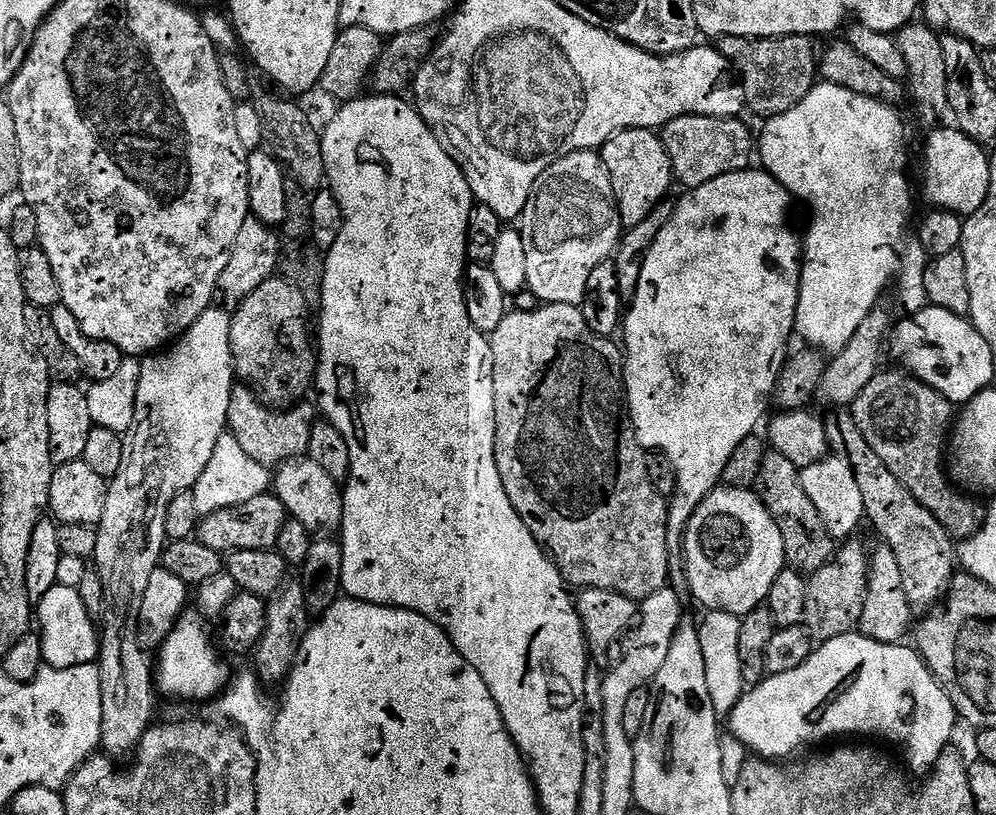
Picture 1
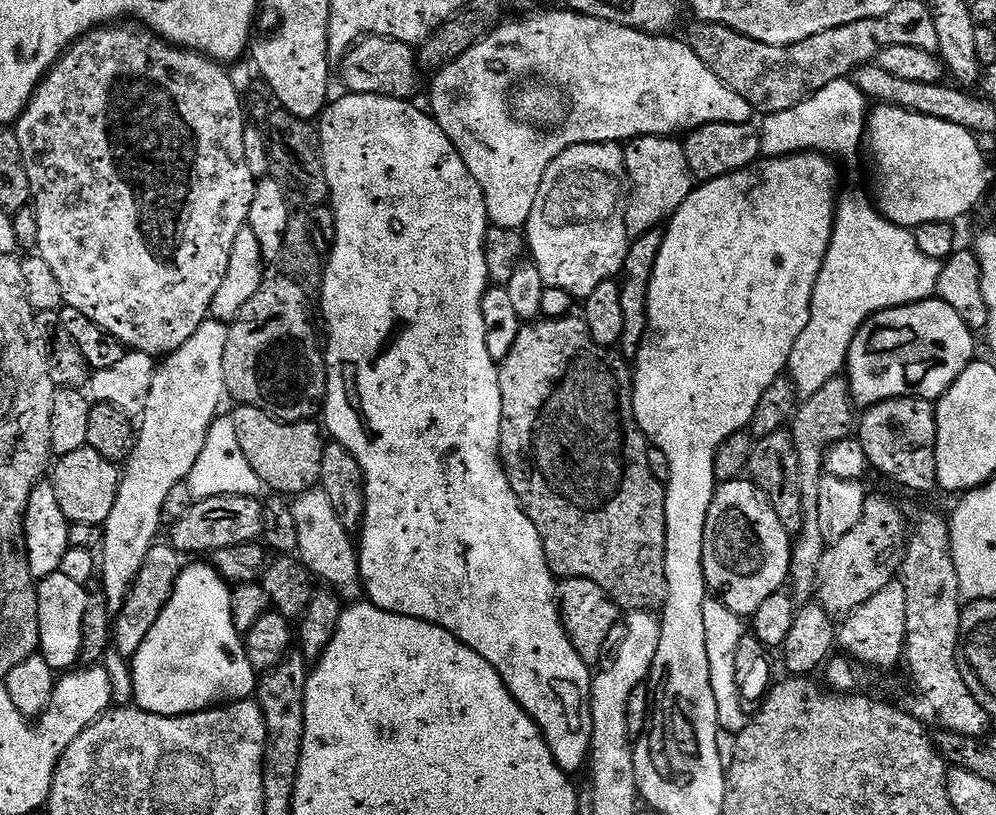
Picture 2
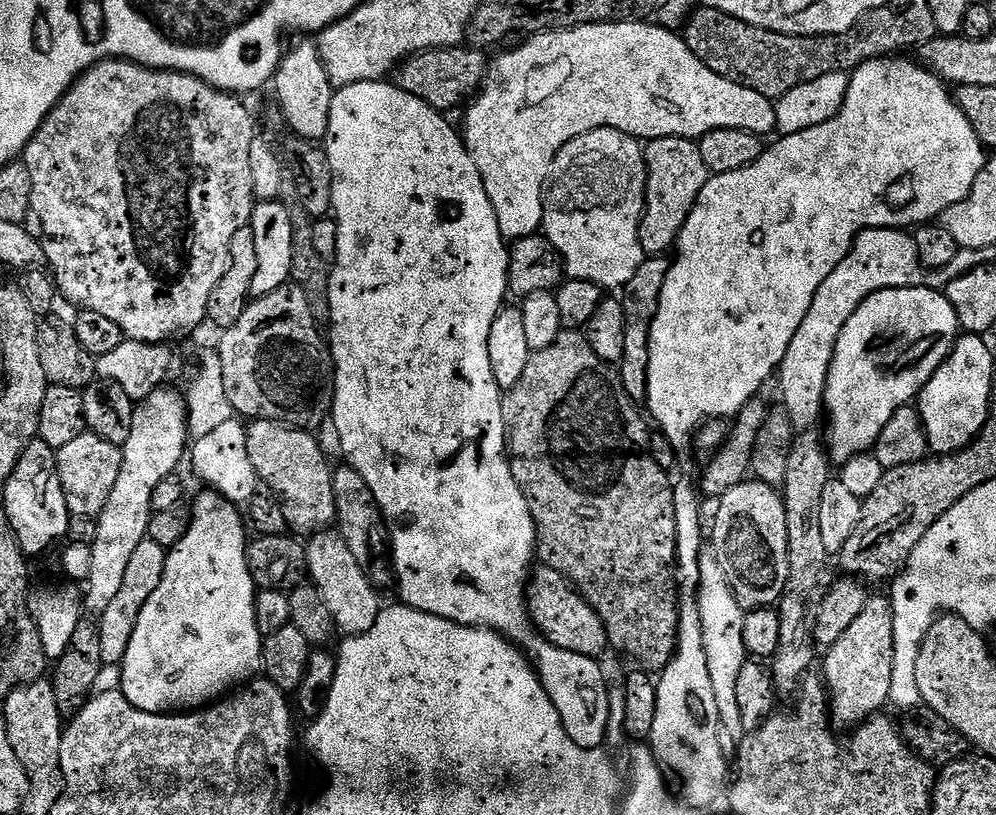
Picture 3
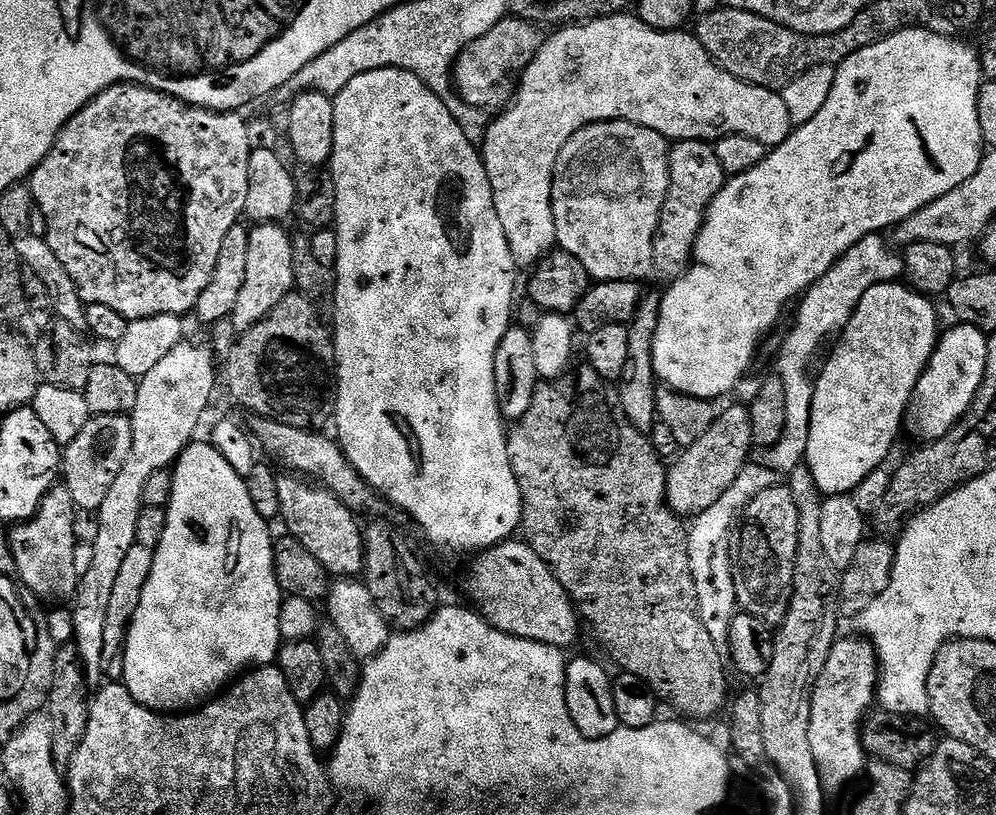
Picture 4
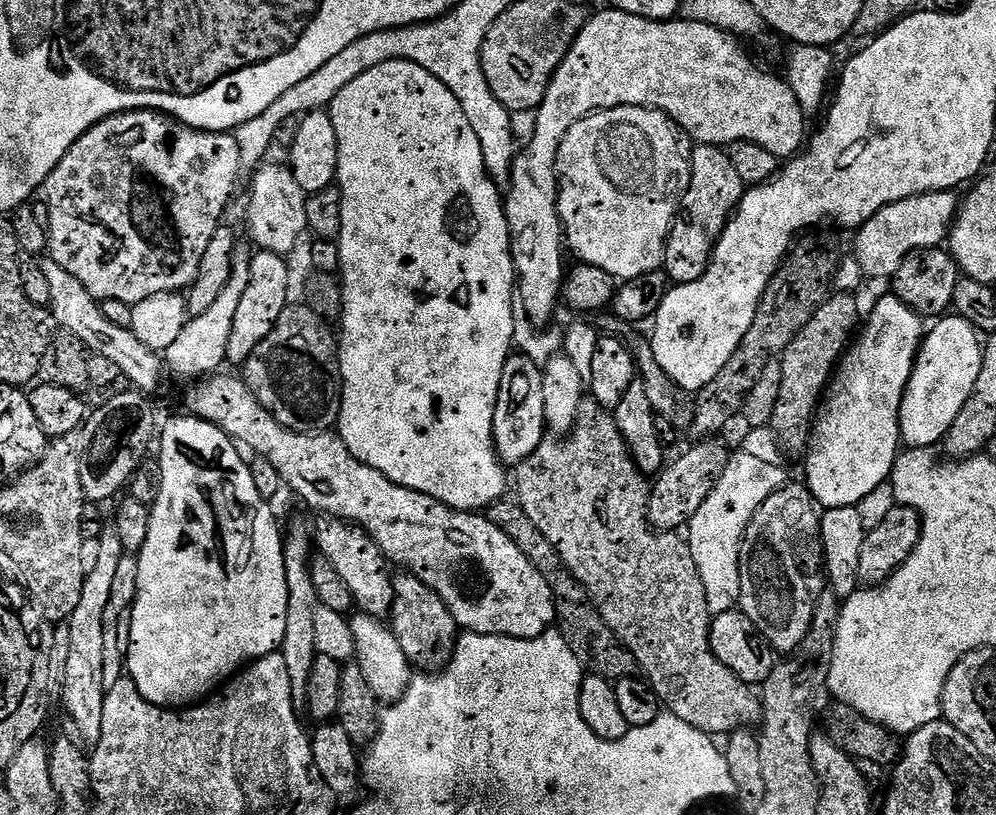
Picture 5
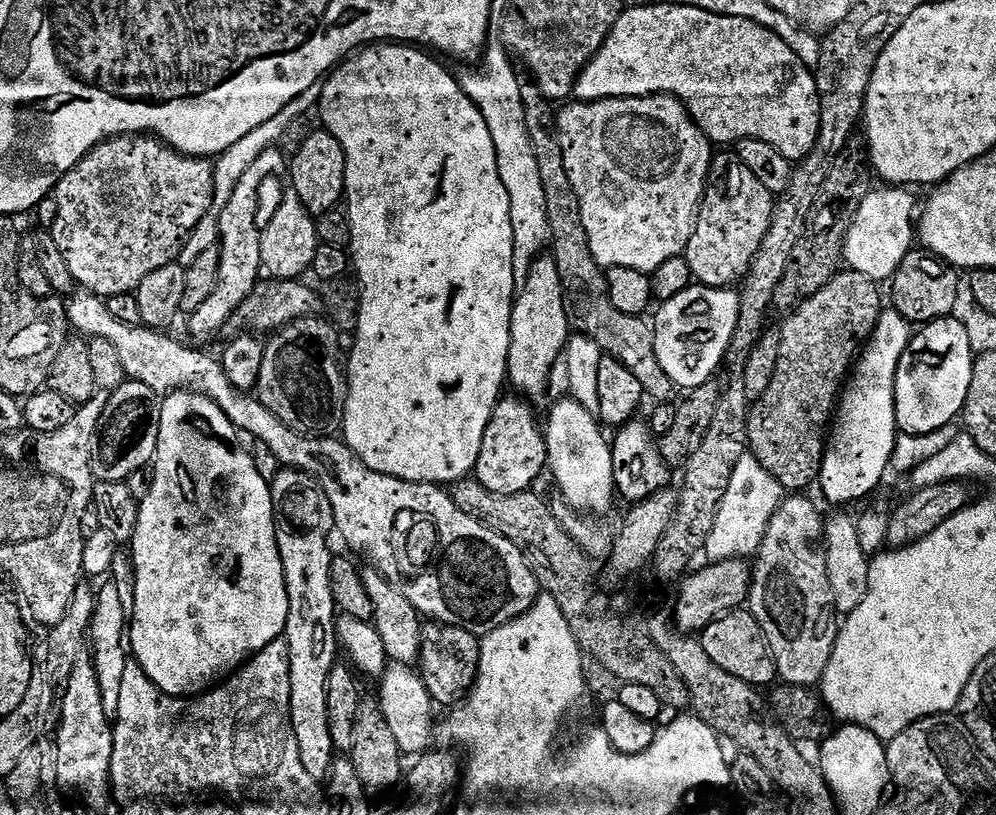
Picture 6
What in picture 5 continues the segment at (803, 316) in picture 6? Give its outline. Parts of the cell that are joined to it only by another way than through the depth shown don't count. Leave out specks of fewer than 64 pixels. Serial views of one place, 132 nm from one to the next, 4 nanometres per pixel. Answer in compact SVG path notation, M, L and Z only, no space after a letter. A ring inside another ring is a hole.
M833 294L820 305L820 309L802 326L802 330L790 342L780 360L782 366L782 394L774 408L771 427L780 439L785 453L803 453L810 443L818 409L828 391L828 385L841 363L842 357L853 343L862 320L860 304L852 294Z

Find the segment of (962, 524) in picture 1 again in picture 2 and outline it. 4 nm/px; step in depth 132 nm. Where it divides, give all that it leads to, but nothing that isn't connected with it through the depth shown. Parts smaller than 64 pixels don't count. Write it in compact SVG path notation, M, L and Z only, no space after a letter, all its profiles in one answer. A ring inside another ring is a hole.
M899 396L871 405L859 417L858 439L866 458L888 480L912 492L936 492L936 405L917 396Z

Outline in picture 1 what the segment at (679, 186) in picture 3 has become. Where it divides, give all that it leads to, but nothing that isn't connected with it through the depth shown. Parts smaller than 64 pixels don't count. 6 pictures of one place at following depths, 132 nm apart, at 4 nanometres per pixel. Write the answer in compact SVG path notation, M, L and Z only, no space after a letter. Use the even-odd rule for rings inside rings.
M627 128L624 132L615 132L602 149L604 165L610 174L610 182L614 186L616 195L616 209L620 211L620 222L625 229L638 226L654 206L658 206L664 200L669 199L668 191L674 188L674 177L670 158L666 154L666 146L661 142L659 135L651 128Z

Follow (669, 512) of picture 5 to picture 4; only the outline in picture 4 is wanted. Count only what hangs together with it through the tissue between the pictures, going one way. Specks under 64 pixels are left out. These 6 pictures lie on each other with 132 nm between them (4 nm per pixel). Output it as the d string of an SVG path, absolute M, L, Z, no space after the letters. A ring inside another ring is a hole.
M742 403L725 412L723 409L717 415L714 426L710 426L710 430L706 430L706 434L702 434L694 446L683 449L671 461L666 486L668 505L681 518L700 516L730 490L738 474L742 473L742 468L749 463L753 452L752 427L747 407Z

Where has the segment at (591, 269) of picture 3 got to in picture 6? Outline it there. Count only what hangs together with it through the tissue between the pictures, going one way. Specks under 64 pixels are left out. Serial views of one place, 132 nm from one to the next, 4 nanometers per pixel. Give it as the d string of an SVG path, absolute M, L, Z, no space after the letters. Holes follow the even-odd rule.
M627 96L613 100L572 102L564 107L558 112L562 154L566 154L566 170L570 174L571 184L574 185L574 194L578 194L578 202L582 206L582 222L586 226L586 238L590 238L590 250L600 267L605 270L625 268L651 274L658 270L658 266L662 266L662 262L675 256L683 256L684 248L692 237L692 231L696 229L696 216L700 213L700 202L704 198L705 188L708 187L708 171L712 168L714 155L712 141L704 135L700 125L692 121L692 115L684 107L684 103L674 96Z

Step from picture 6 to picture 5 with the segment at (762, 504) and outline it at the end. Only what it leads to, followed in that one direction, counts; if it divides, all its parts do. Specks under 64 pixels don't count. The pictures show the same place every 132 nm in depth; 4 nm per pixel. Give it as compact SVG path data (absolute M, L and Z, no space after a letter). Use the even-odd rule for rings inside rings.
M742 450L736 452L729 457L710 497L703 502L688 525L688 541L694 566L698 566L698 574L702 574L702 586L706 586L706 606L712 616L733 611L739 605L740 554L745 532L763 502L788 482L784 468L769 465Z

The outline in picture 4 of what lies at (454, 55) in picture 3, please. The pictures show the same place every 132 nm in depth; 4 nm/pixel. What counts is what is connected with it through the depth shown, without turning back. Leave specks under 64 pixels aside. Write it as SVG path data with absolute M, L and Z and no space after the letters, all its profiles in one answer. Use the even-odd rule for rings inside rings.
M505 18L482 38L470 42L456 60L452 69L454 88L470 106L481 108L486 114L499 114L516 97L518 81L530 62L539 54L546 36L537 25L528 20Z

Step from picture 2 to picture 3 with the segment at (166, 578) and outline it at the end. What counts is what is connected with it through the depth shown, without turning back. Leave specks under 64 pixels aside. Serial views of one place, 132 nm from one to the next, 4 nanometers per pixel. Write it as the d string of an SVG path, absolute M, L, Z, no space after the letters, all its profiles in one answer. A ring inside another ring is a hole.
M143 540L138 542L126 575L122 578L122 587L110 606L99 615L100 637L102 638L102 662L123 665L126 646L130 646L130 638L134 638L134 626L138 626L138 614L142 614L142 606L146 606L146 598L158 590L158 582L162 582L162 570L166 570L168 552L158 542Z

